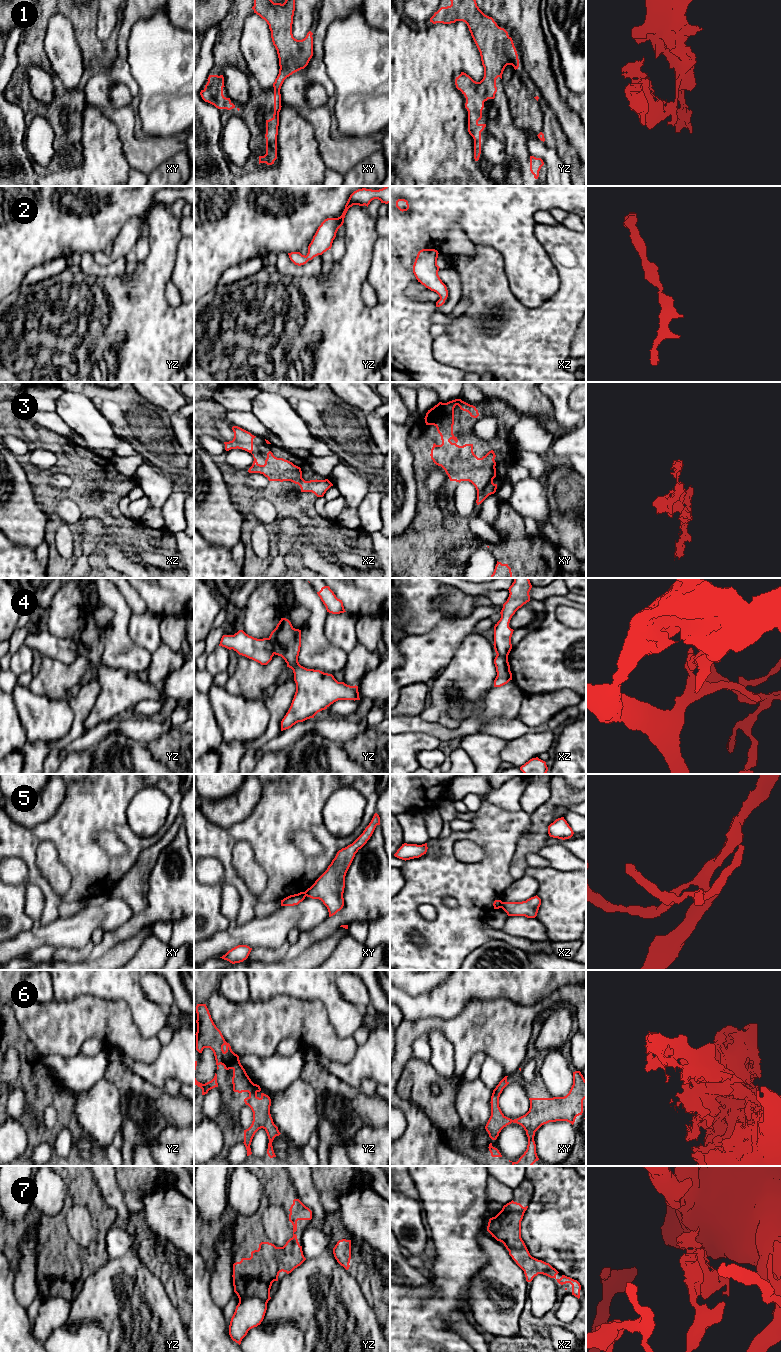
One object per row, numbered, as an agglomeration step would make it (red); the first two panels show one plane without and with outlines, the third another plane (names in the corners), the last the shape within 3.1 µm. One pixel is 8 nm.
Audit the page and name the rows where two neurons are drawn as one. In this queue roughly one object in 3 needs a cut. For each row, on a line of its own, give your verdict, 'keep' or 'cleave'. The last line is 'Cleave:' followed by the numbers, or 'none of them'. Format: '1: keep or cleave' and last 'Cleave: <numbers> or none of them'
1: keep
2: keep
3: keep
4: cleave
5: cleave
6: keep
7: cleave
Cleave: 4, 5, 7

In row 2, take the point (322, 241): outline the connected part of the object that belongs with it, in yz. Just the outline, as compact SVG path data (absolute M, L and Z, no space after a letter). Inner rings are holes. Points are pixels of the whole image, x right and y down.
M385 186L379 190L358 189L354 191L346 205L342 215L338 218L327 218L318 227L311 243L308 246L307 255L302 255L300 252L288 253L290 260L298 266L306 264L318 255L322 255L327 250L331 249L333 240L336 237L338 229L343 225L345 215L353 205L367 206L374 199L378 199L381 203L390 203L390 186Z

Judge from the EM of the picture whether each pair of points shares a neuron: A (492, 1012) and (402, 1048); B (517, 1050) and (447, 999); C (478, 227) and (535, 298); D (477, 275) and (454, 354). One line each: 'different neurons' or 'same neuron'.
A: same neuron
B: different neurons
C: same neuron
D: same neuron

